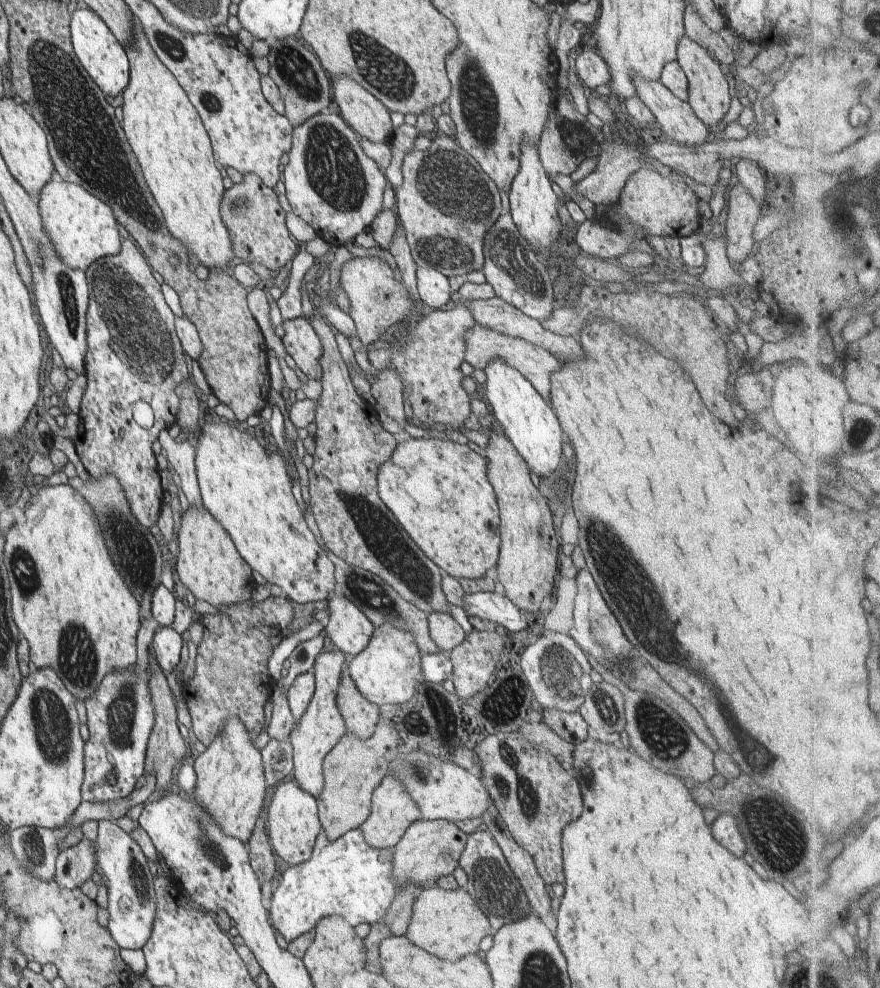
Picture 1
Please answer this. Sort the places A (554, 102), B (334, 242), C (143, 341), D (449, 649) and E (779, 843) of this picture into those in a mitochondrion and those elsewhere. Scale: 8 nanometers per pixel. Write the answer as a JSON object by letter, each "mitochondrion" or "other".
{"A":"other","B":"other","C":"mitochondrion","D":"other","E":"mitochondrion"}

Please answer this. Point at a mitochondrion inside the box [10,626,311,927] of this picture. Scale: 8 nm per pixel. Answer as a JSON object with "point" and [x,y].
{"point":[50,715]}

